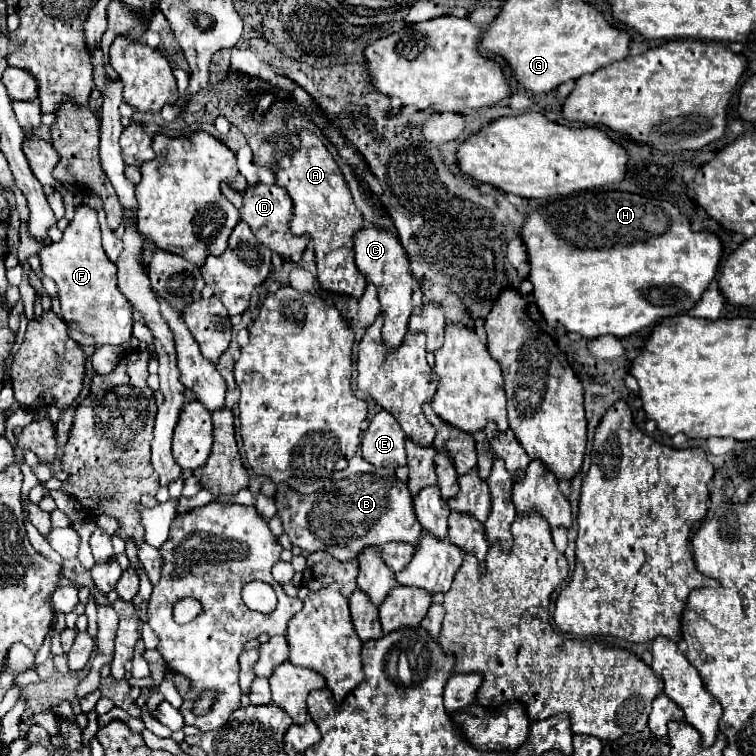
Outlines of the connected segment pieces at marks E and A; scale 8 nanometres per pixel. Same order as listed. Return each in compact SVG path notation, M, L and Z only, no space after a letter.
M379 409L361 439L361 457L375 467L405 465L405 433L391 413Z
M299 129L299 145L297 151L291 151L291 165L287 169L275 171L275 183L285 187L289 197L293 199L293 217L291 217L291 233L303 235L307 233L313 239L315 263L317 263L317 279L323 289L345 293L353 297L361 297L365 291L365 277L351 259L351 235L363 227L363 215L357 209L351 191L343 179L343 173L321 139L309 131Z

